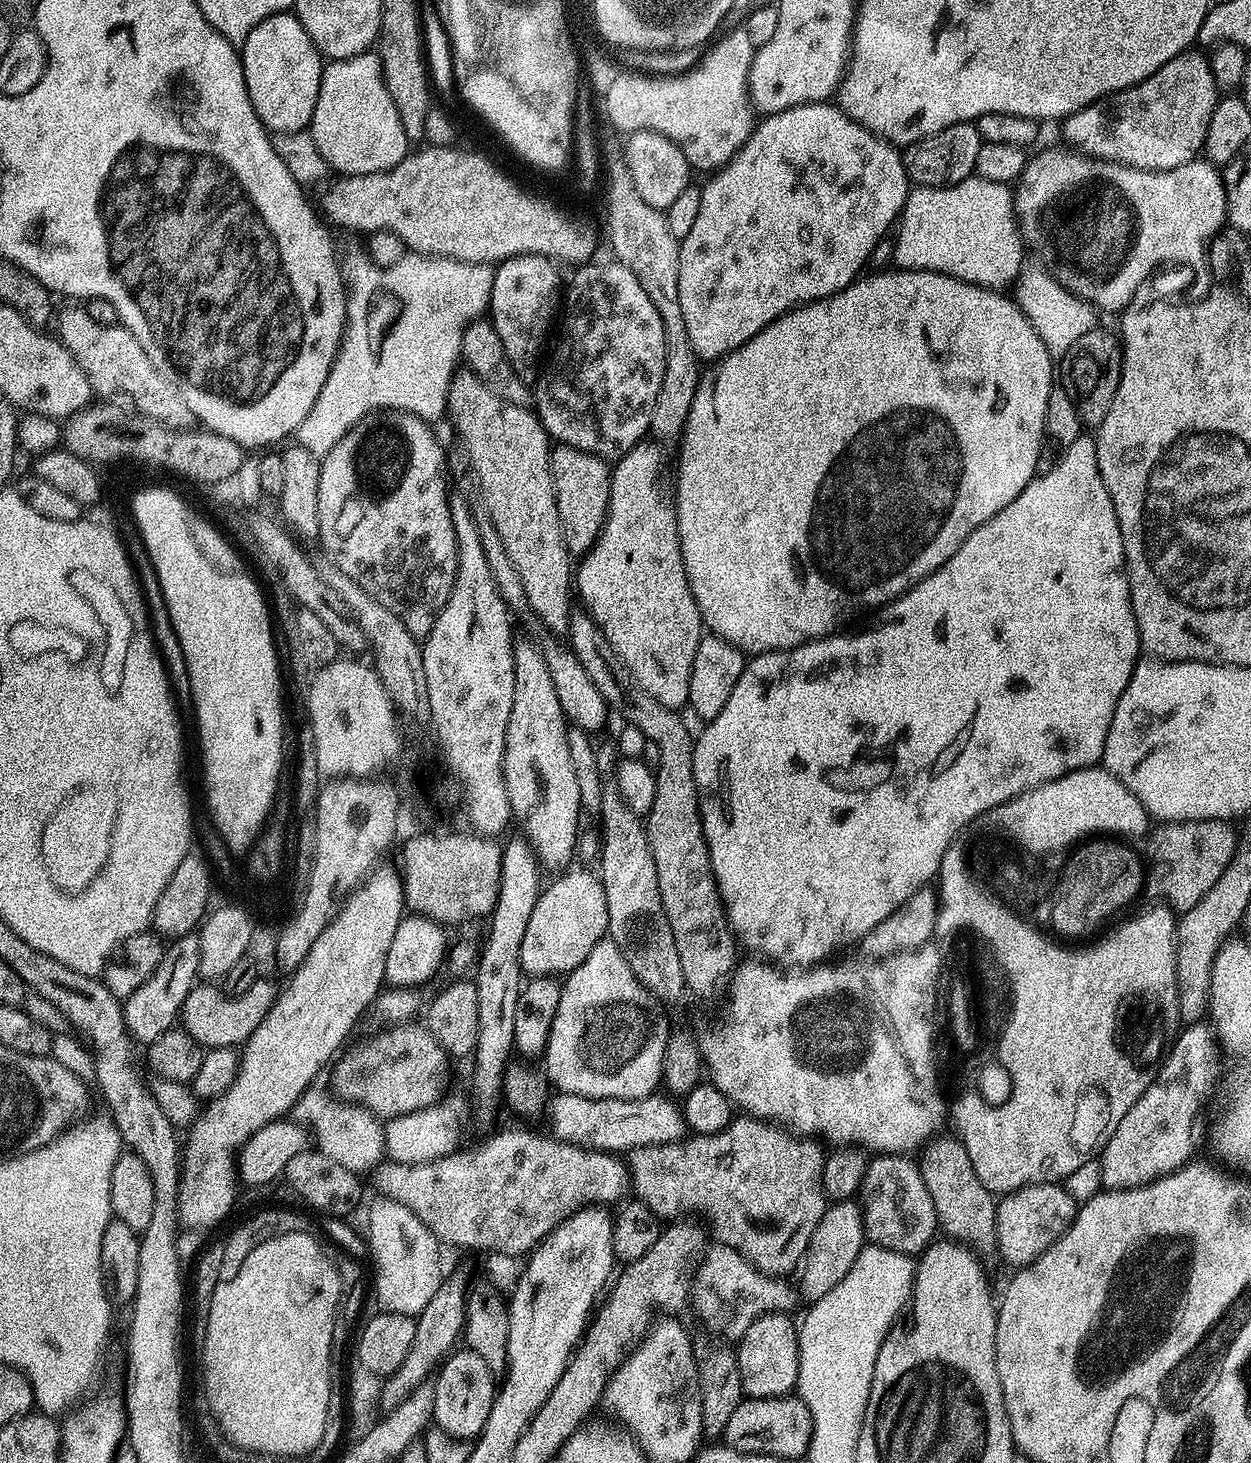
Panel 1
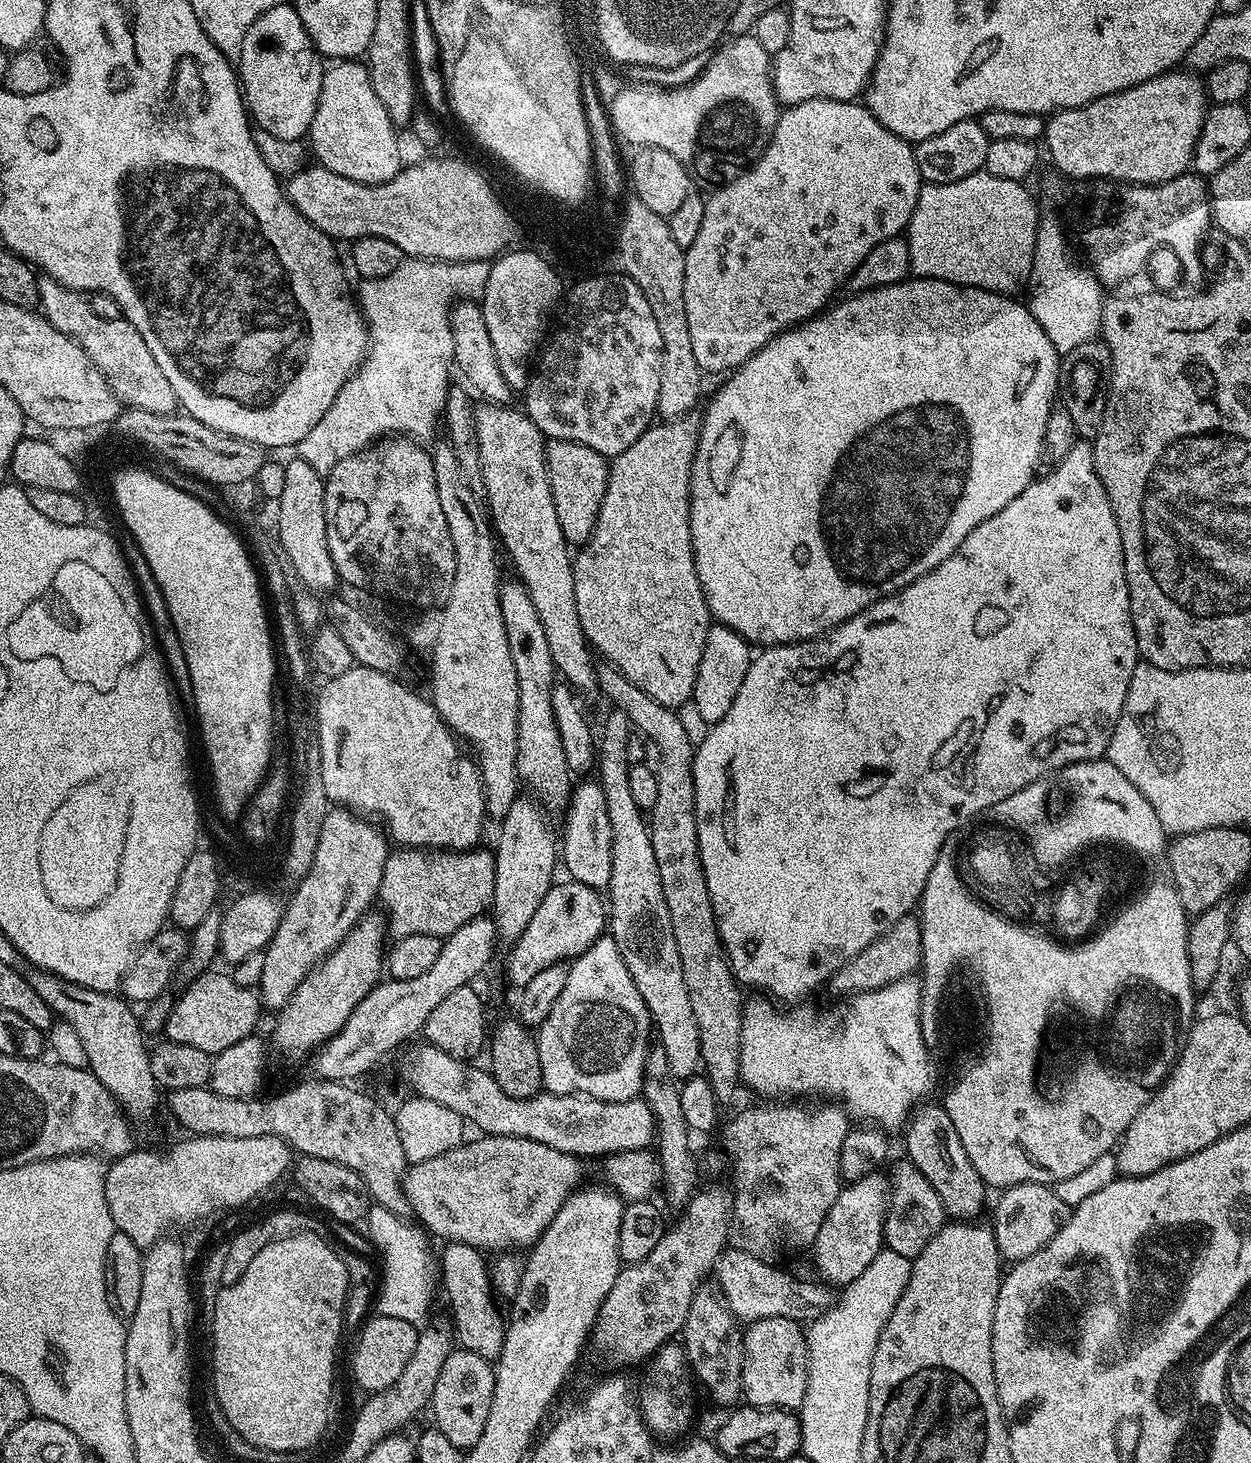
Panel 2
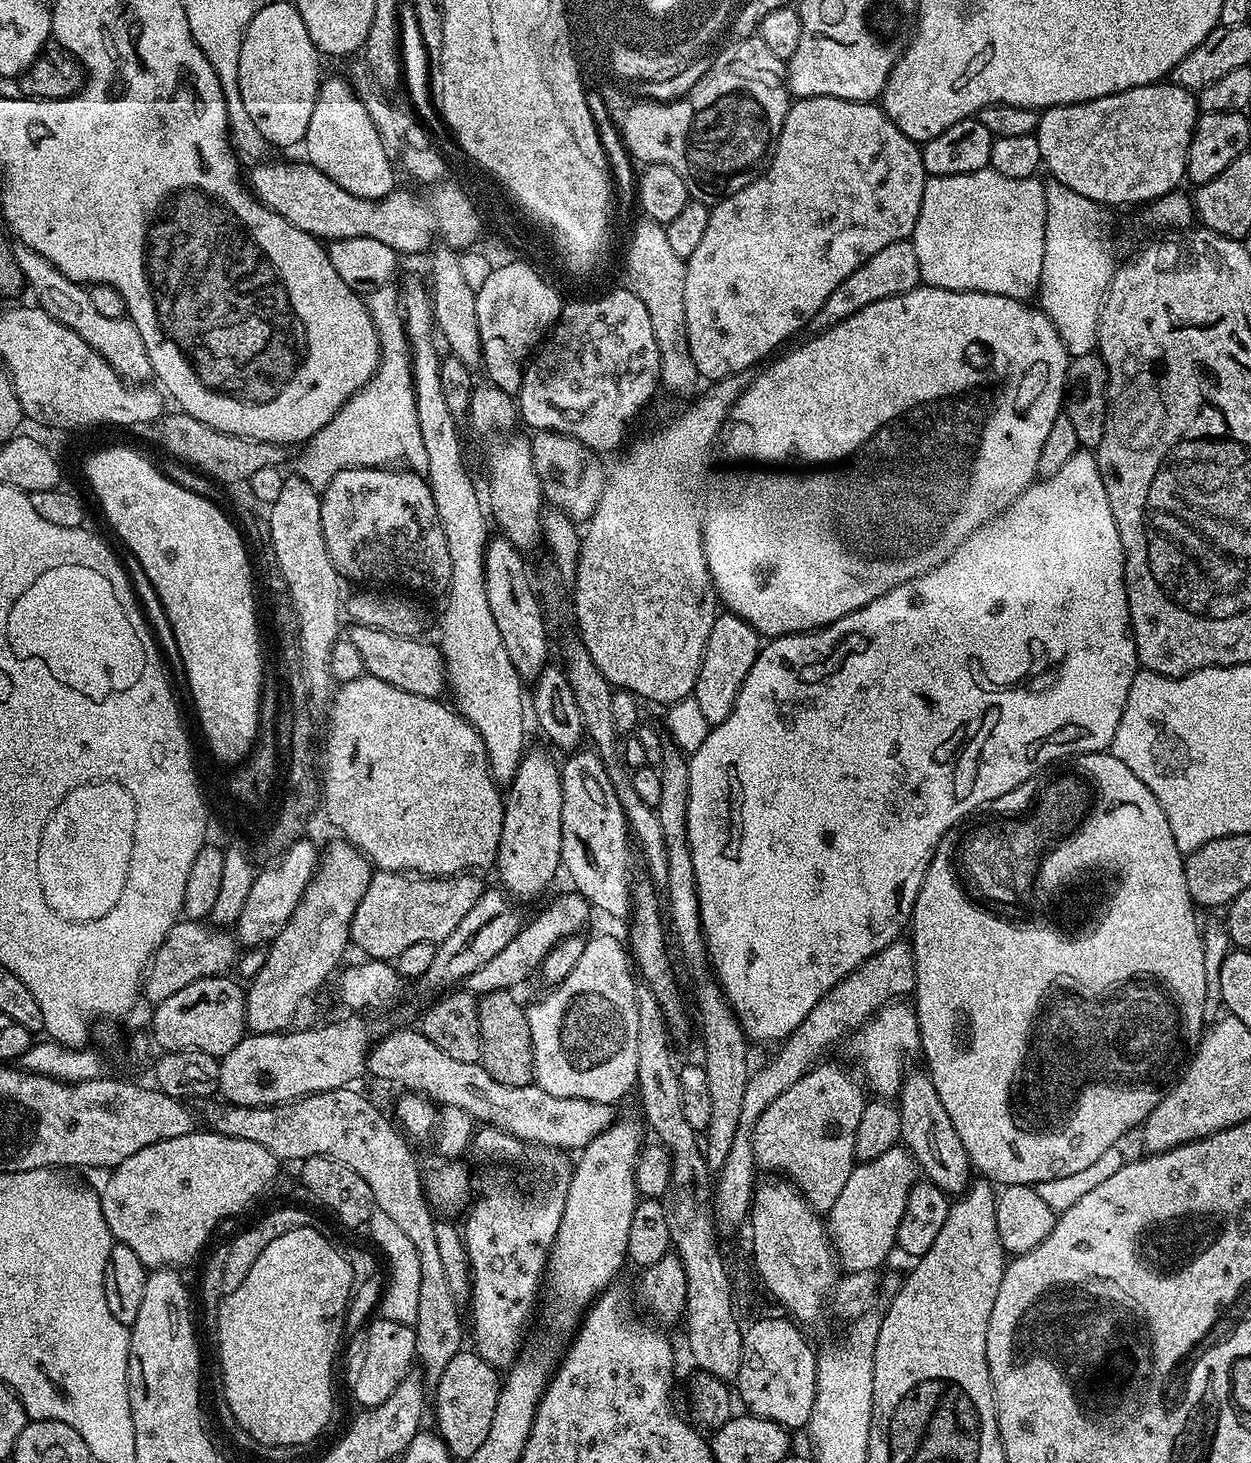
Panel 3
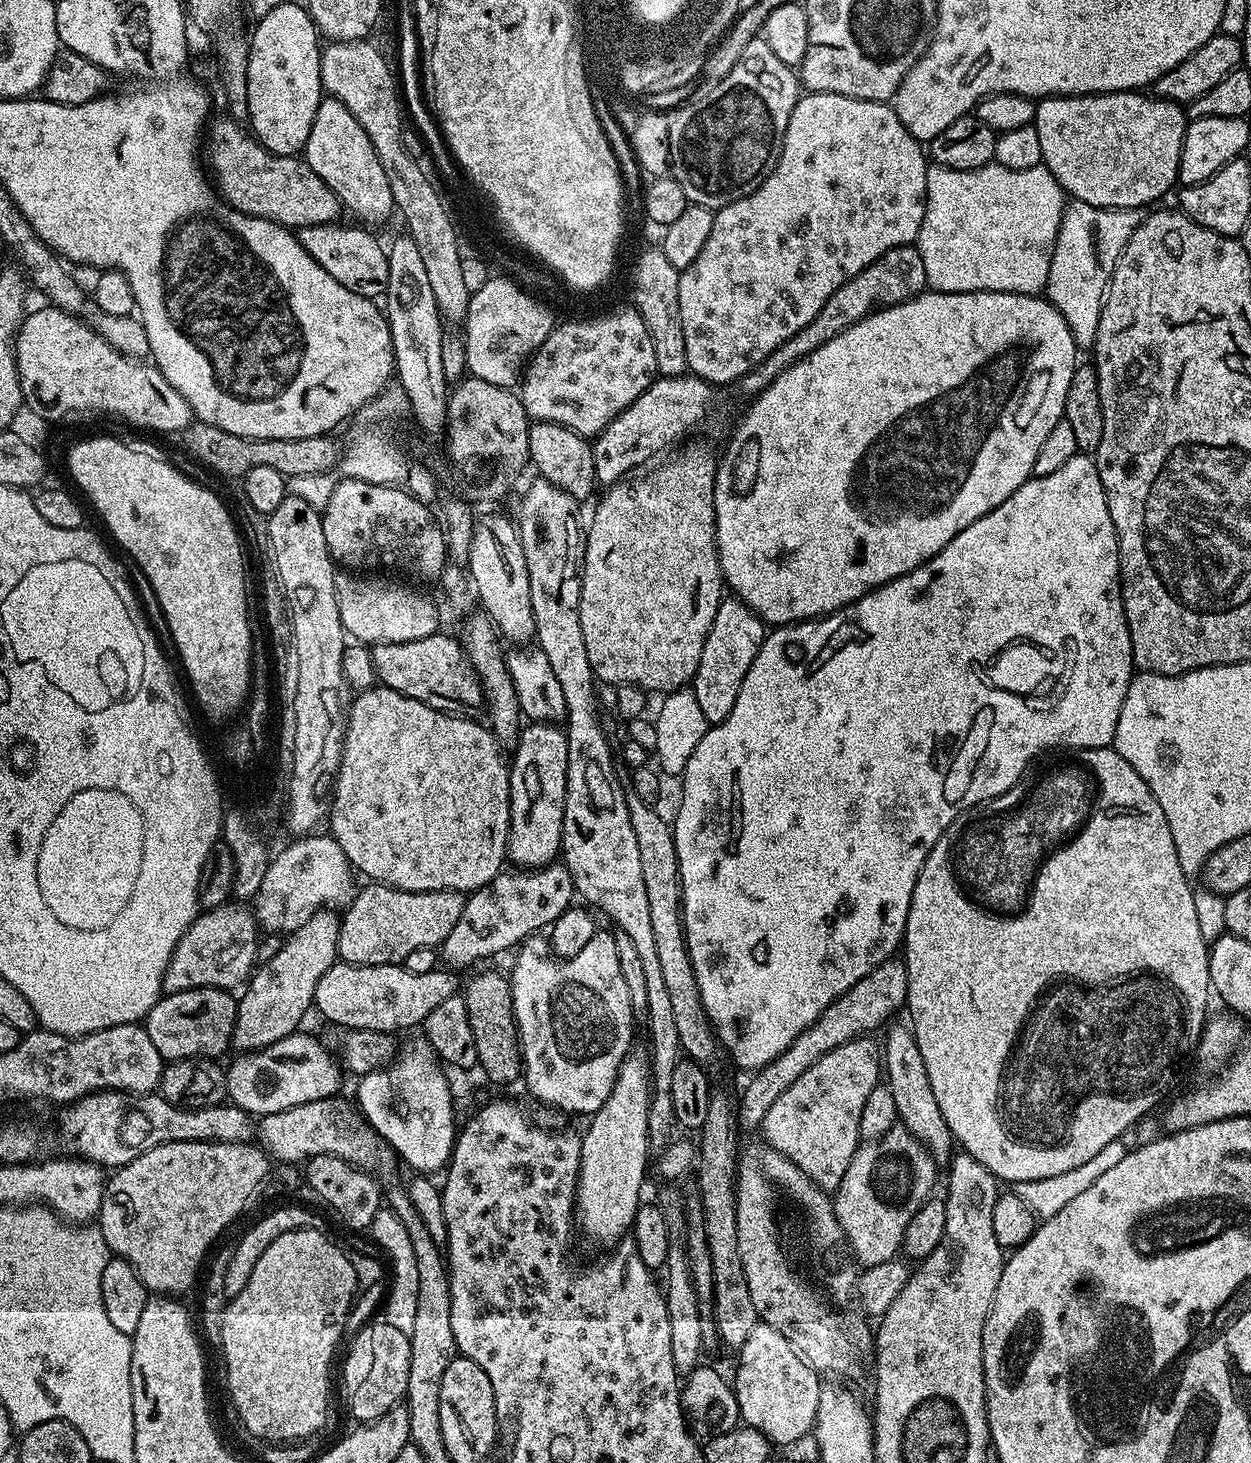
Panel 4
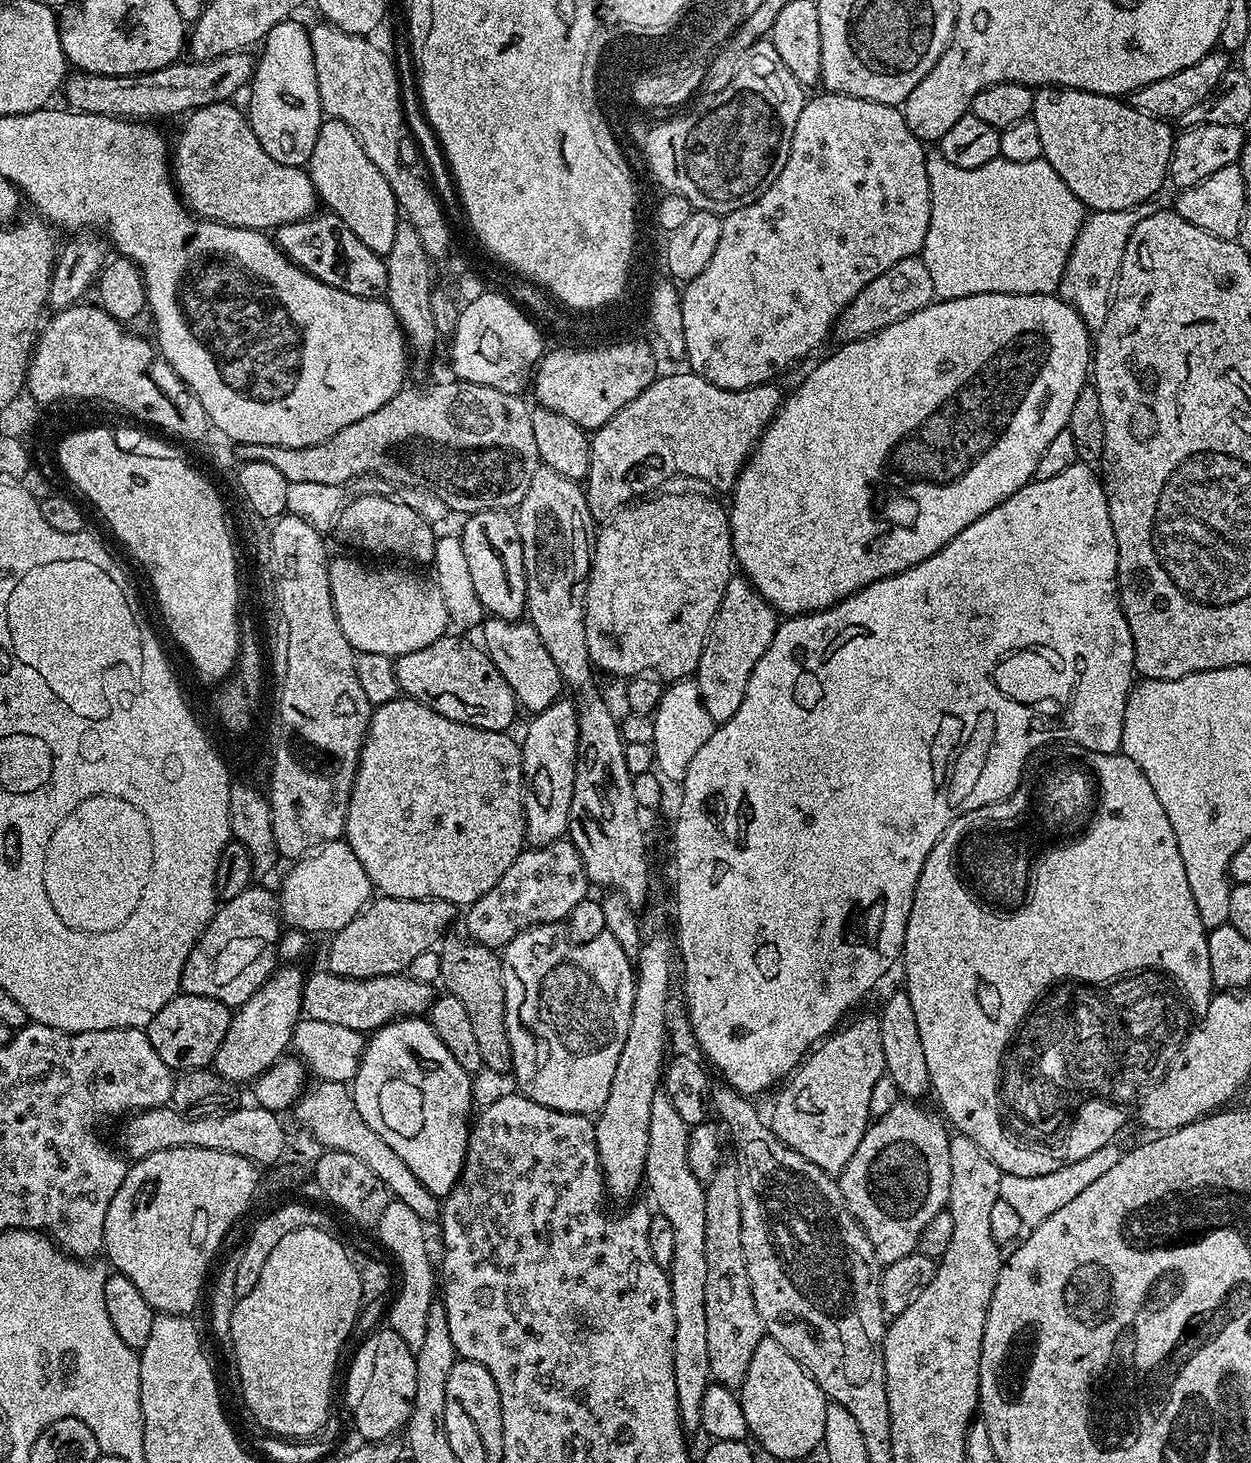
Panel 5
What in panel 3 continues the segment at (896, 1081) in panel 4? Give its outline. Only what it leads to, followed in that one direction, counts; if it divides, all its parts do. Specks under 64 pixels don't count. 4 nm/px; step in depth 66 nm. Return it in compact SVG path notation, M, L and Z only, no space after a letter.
M909 1071L905 1075L900 1083L898 1107L903 1147L911 1152L917 1169L928 1175L925 1176L927 1183L938 1186L946 1194L963 1193L970 1183L968 1172L971 1173L973 1167L966 1146L962 1146L962 1138L958 1138L958 1130L954 1130L954 1122L950 1122L950 1114L946 1114L946 1106L942 1106L942 1098L938 1098L938 1090L934 1090L934 1082L927 1071Z

